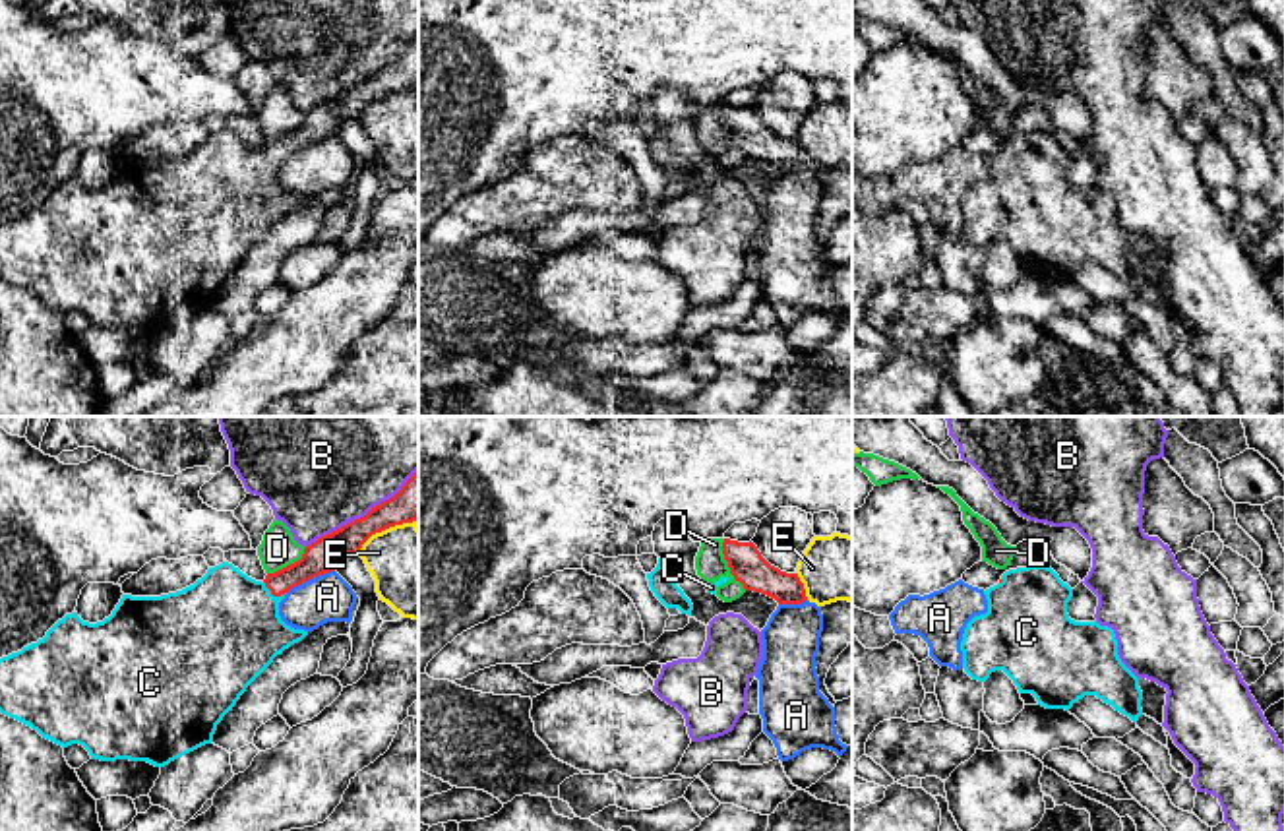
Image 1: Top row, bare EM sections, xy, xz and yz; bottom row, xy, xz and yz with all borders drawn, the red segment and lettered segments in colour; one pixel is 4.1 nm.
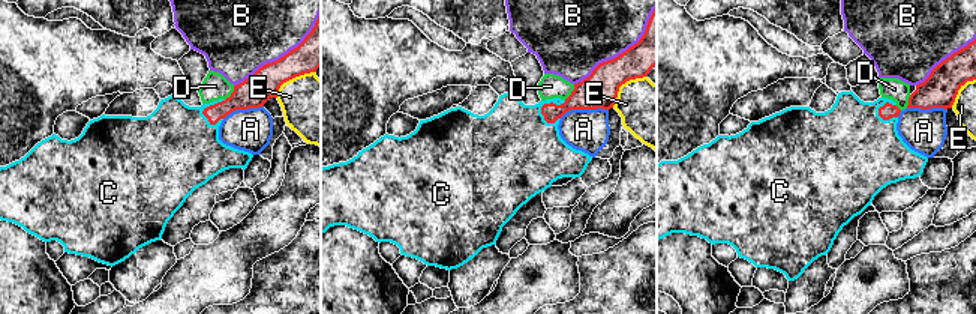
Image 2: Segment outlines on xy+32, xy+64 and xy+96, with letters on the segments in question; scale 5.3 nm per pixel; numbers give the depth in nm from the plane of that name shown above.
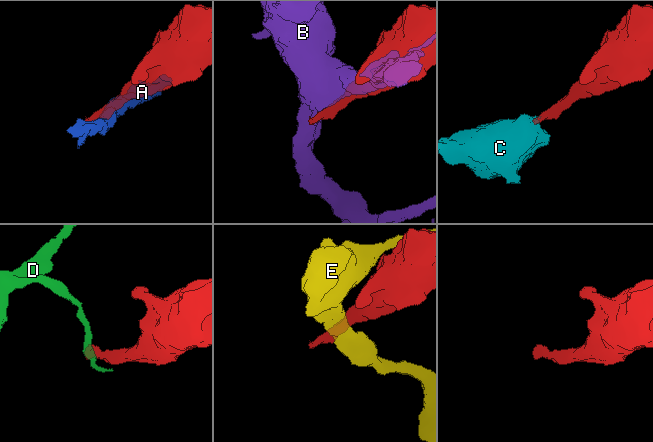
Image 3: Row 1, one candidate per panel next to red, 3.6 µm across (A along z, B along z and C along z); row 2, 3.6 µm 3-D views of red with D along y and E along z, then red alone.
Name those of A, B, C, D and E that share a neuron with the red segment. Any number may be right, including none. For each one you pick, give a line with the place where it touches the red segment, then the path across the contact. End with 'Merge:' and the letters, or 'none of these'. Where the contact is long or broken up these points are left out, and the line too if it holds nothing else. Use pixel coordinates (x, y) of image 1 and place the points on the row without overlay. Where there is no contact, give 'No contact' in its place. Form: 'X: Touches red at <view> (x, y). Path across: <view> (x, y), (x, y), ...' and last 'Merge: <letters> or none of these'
C: Touches red at xy (274, 161). Path across: xy (318, 124), (274, 161), (262, 163), (225, 196)
Merge: C

